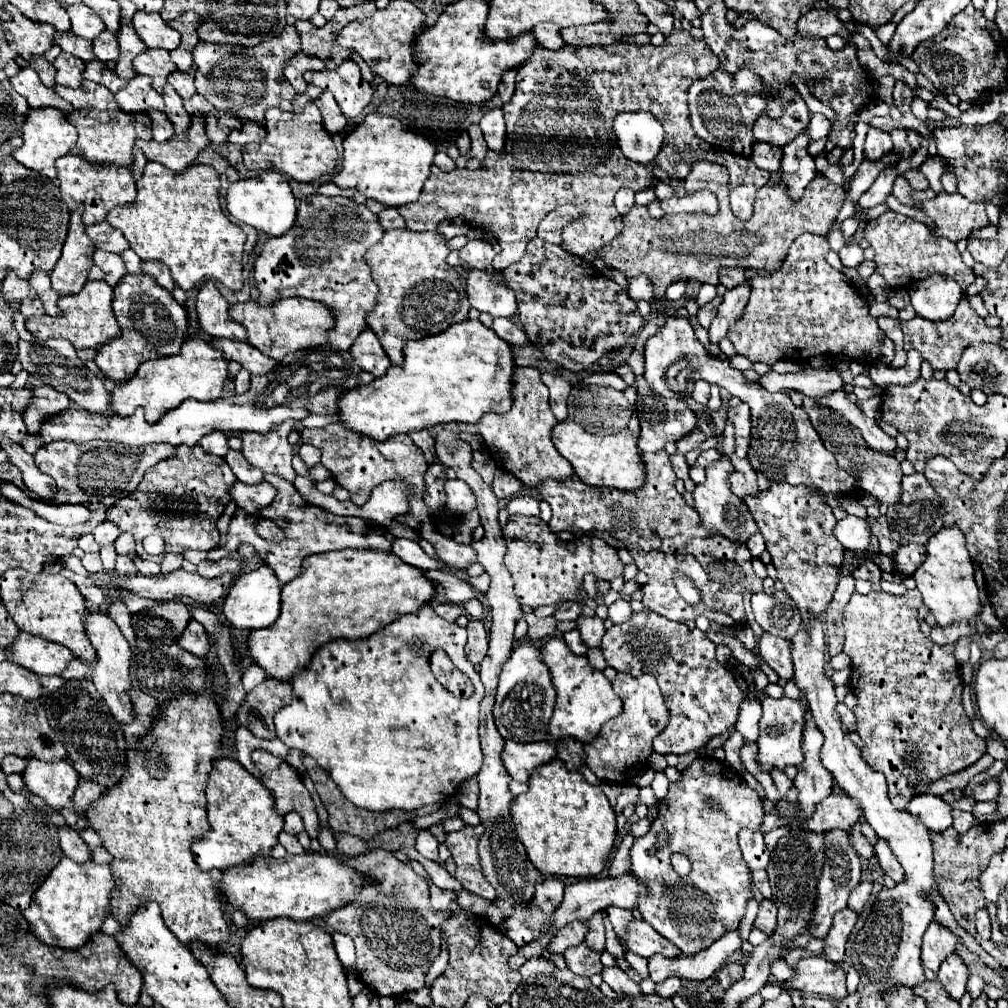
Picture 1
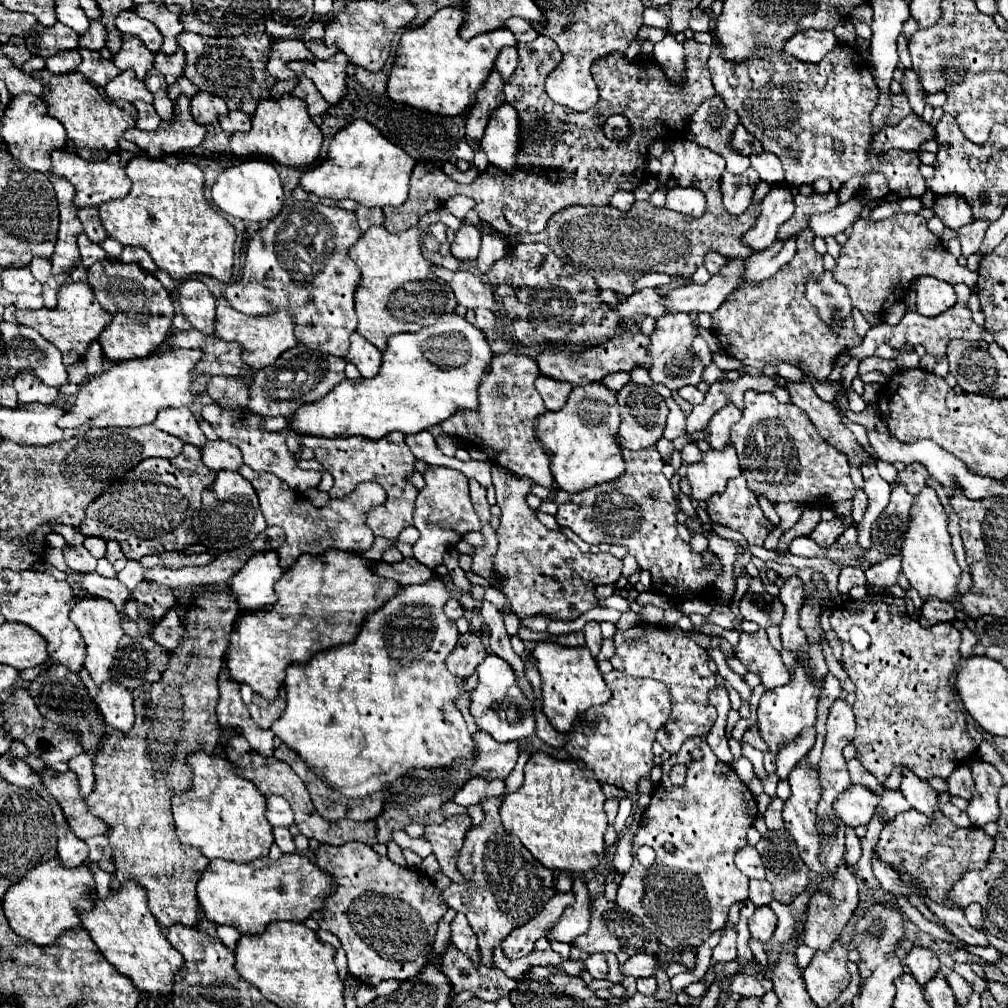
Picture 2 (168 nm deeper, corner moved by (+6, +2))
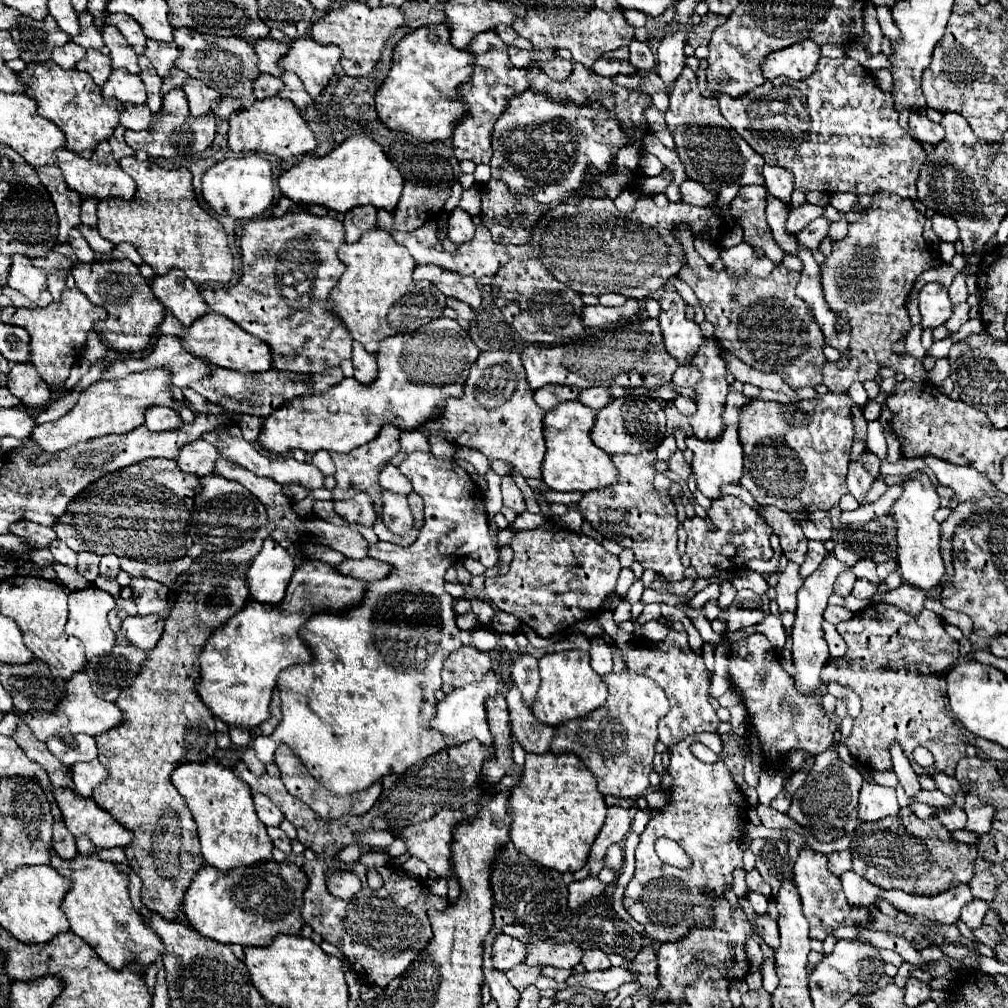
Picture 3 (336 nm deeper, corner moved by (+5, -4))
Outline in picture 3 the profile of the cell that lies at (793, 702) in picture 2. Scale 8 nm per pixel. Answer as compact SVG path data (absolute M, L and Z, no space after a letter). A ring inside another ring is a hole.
M828 553L824 561L818 565L818 569L804 579L802 589L798 591L798 609L796 619L792 625L792 663L796 667L796 691L802 695L810 695L820 687L820 671L828 661L828 645L824 641L822 633L822 615L828 605L828 597L832 595L832 585L836 581L836 575L846 571L848 567L834 557L834 553Z

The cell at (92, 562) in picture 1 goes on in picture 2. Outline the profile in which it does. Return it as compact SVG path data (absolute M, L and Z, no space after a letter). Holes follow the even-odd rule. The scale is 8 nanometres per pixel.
M65 547L63 549L65 561L69 565L71 571L95 571L97 567L97 559L93 559L93 555L89 555L89 551L85 551L85 547Z

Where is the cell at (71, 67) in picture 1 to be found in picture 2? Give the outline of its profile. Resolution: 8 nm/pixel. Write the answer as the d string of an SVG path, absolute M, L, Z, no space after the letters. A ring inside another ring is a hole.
M61 51L47 59L47 71L53 75L65 75L73 73L79 67L79 63L81 63L79 51Z

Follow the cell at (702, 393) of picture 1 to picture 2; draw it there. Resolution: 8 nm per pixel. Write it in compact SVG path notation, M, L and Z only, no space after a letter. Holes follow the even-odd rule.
M685 385L685 387L681 387L679 389L679 395L685 399L685 401L689 401L691 405L699 405L699 403L703 403L703 393L697 389L697 387L693 387L693 385Z

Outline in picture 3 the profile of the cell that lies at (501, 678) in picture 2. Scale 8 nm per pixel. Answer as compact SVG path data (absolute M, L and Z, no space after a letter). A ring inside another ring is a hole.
M490 671L486 673L484 681L472 683L462 689L454 689L450 695L446 695L442 701L436 703L436 715L434 721L430 721L430 727L446 737L446 747L462 745L470 739L478 739L482 745L492 745L492 733L488 729L484 703L488 697L496 695L496 689L498 689L498 677L494 671Z

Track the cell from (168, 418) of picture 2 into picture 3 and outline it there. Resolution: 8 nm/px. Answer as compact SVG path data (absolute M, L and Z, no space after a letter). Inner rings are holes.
M152 405L144 413L144 425L150 431L170 431L170 429L178 429L182 425L182 419L172 407Z

